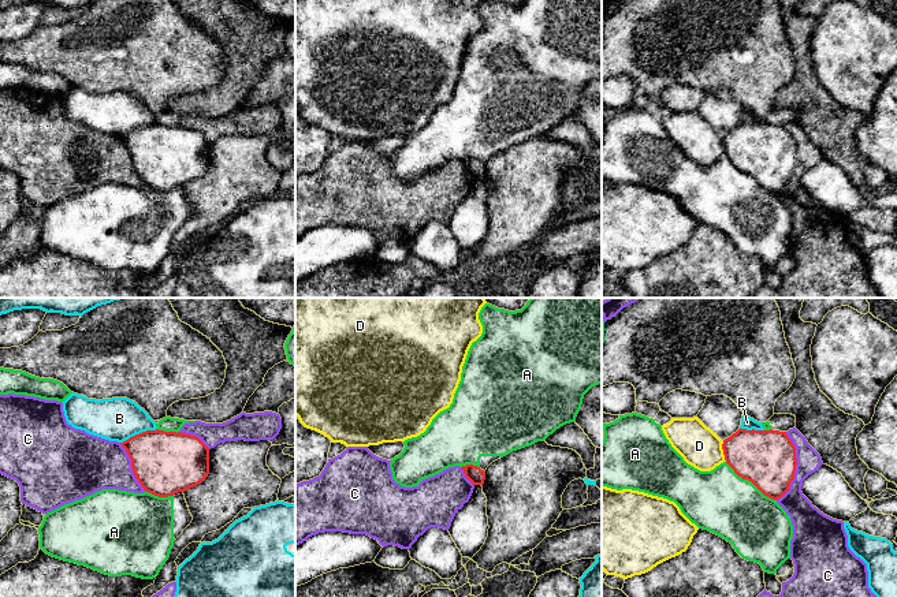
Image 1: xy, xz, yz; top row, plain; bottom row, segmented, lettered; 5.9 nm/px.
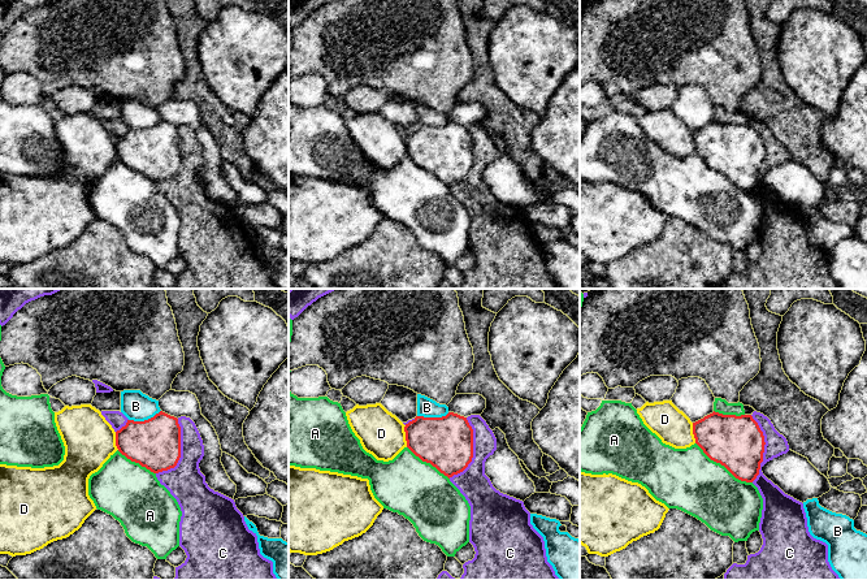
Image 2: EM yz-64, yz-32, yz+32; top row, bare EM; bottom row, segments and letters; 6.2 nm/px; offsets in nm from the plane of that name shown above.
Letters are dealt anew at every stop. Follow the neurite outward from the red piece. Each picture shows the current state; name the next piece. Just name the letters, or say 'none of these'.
none of these

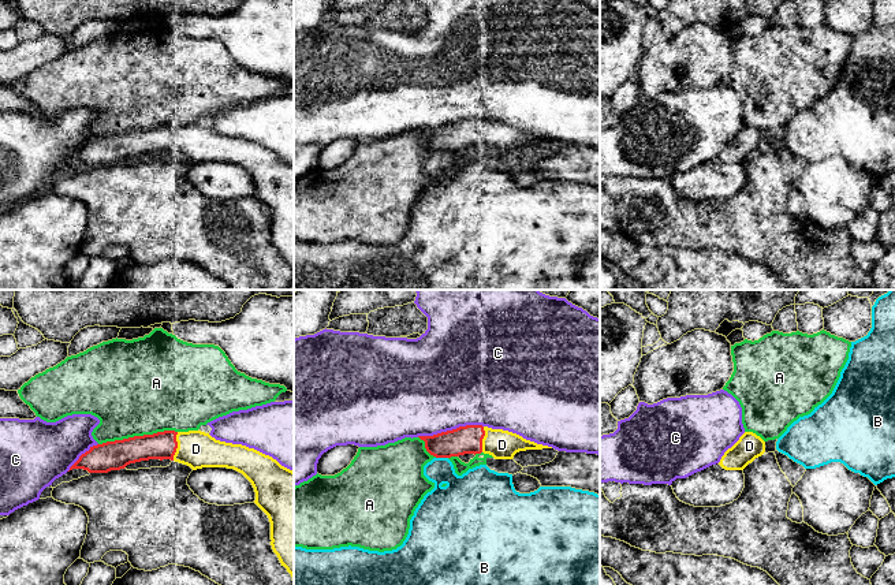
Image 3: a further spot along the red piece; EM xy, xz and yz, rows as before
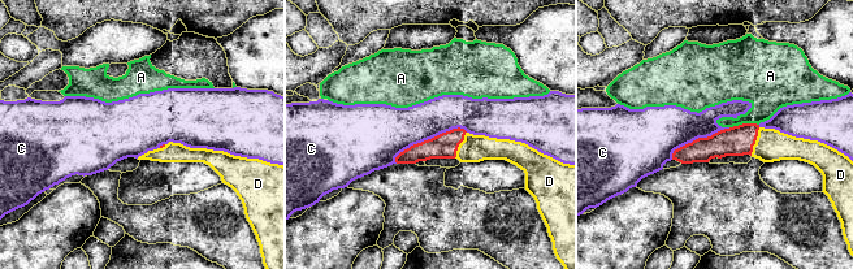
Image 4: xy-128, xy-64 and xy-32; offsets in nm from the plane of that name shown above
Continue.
D

